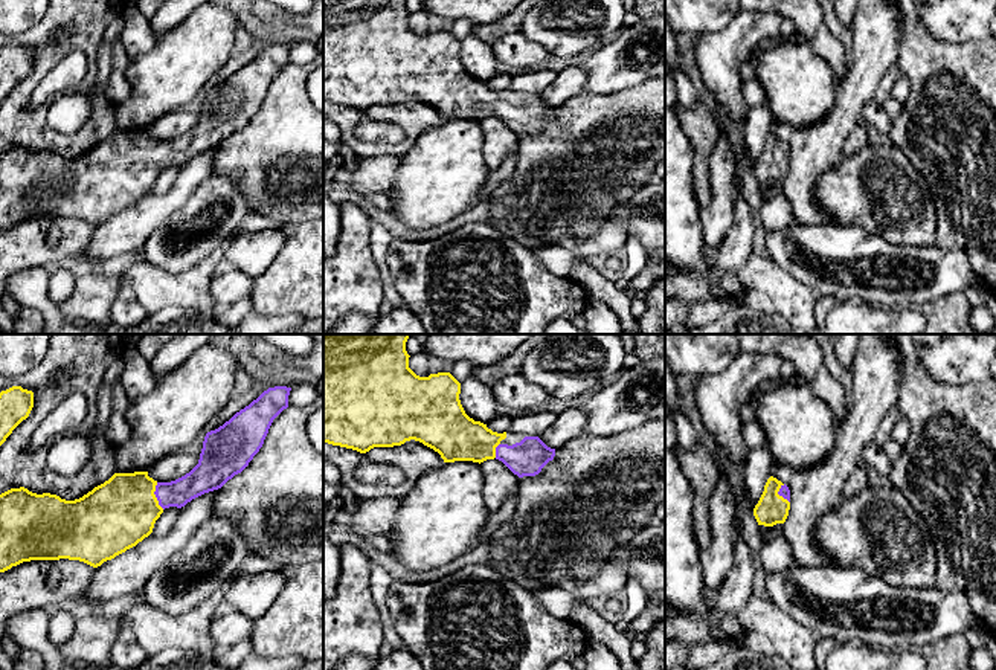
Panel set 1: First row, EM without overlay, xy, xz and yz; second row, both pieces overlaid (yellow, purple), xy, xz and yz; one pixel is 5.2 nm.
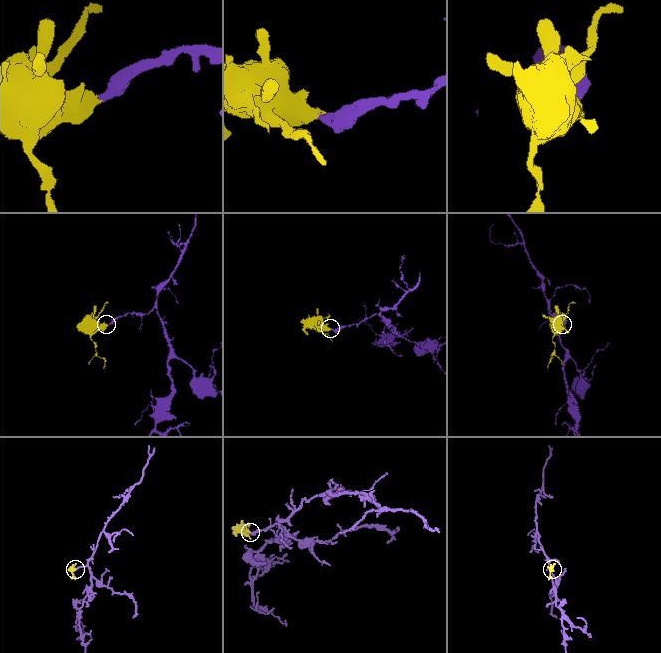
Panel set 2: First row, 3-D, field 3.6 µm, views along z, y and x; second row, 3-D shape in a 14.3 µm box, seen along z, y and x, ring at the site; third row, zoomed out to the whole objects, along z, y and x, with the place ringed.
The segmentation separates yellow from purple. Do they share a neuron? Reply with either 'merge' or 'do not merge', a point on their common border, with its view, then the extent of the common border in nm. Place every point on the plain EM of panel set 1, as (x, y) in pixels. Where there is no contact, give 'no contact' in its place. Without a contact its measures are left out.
merge | xy (154, 154) | 150 nm

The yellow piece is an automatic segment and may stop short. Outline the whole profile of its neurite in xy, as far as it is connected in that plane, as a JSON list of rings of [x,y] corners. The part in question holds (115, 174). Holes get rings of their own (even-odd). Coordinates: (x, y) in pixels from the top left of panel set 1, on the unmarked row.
[[[291,46],[264,49],[229,79],[206,92],[198,122],[171,140],[157,140],[148,130],[114,131],[108,139],[75,159],[37,153],[24,145],[0,153],[0,230],[31,218],[79,218],[93,226],[136,205],[153,191],[165,166],[182,166],[192,157],[221,147],[241,131],[259,110],[273,78],[288,66]]]

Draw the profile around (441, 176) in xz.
[[[444,121],[426,130],[400,159],[394,185],[387,192],[390,211],[412,229],[439,226],[480,201],[480,189],[491,172],[482,156],[484,133],[479,121]]]

